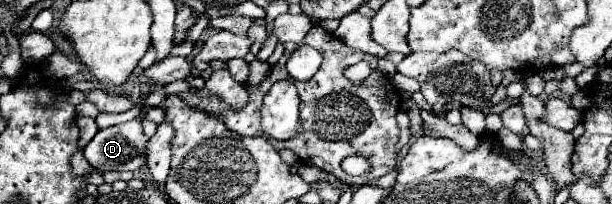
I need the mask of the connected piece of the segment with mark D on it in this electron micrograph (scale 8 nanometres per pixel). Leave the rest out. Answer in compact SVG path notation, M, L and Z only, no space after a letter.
M133 119L107 129L99 129L83 149L85 159L99 171L127 171L129 163L147 155L147 135L141 121Z

